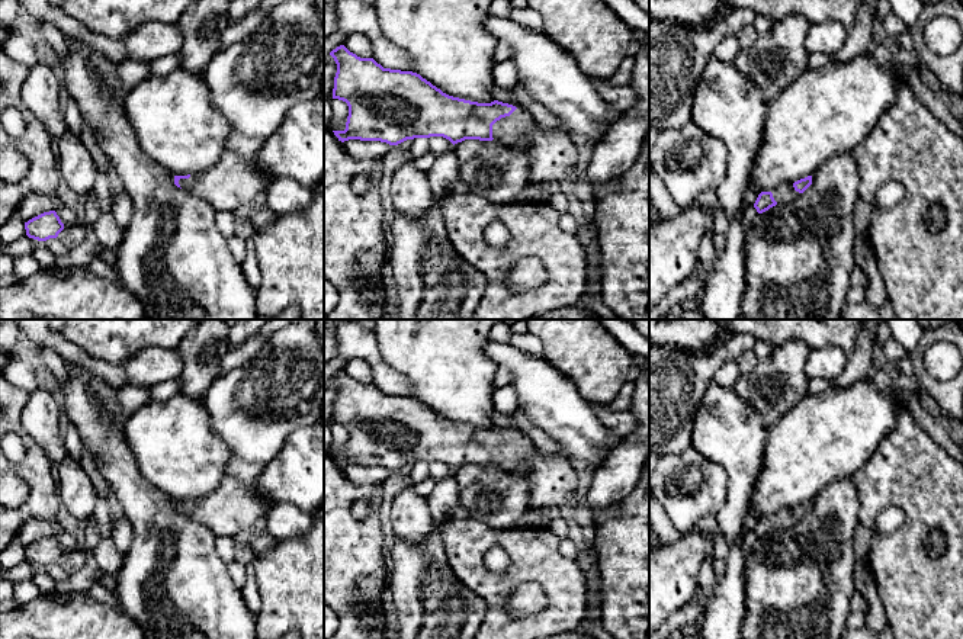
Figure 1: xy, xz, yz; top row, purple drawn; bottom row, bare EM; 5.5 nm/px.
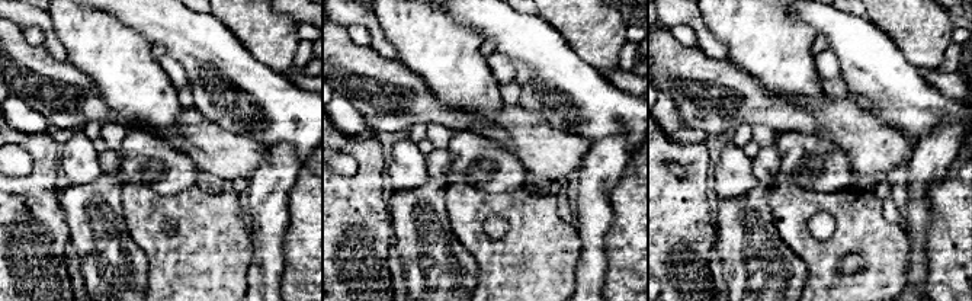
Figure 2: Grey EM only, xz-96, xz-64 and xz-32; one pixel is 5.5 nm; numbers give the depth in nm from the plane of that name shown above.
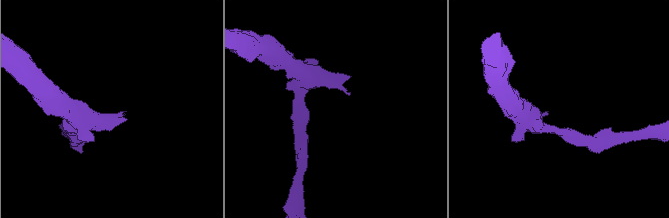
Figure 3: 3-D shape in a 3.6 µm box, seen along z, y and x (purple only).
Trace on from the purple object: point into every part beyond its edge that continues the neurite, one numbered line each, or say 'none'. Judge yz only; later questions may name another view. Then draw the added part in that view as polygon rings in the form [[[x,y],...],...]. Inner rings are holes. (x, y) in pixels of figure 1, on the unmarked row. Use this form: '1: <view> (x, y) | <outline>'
1: yz (783, 519) | [[[793,508],[779,510],[771,518],[774,526],[781,530],[796,526],[800,520],[795,516]]]

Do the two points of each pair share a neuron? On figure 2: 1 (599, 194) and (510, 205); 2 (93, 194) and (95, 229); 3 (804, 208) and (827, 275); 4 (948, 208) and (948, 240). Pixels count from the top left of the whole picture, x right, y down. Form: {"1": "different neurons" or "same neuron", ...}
{"1": "different neurons", "2": "same neuron", "3": "same neuron", "4": "same neuron"}

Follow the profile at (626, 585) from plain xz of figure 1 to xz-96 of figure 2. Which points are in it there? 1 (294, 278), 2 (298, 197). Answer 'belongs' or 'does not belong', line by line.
1: belongs
2: belongs

